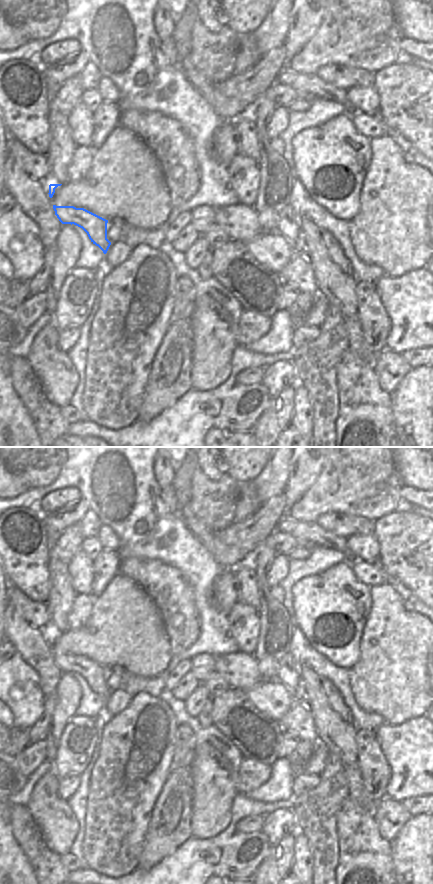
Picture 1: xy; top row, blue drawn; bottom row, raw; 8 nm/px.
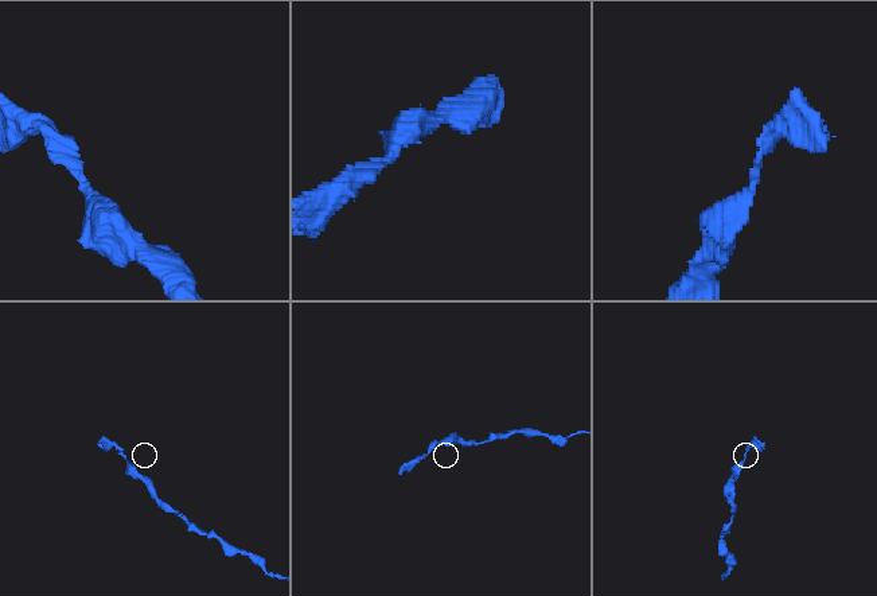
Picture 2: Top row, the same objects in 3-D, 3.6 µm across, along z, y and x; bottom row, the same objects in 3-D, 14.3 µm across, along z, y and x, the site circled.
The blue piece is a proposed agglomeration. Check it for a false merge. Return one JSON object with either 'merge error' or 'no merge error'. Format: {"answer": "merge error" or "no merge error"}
{"answer": "no merge error"}

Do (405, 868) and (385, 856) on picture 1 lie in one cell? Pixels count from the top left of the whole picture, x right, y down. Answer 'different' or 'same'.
different

